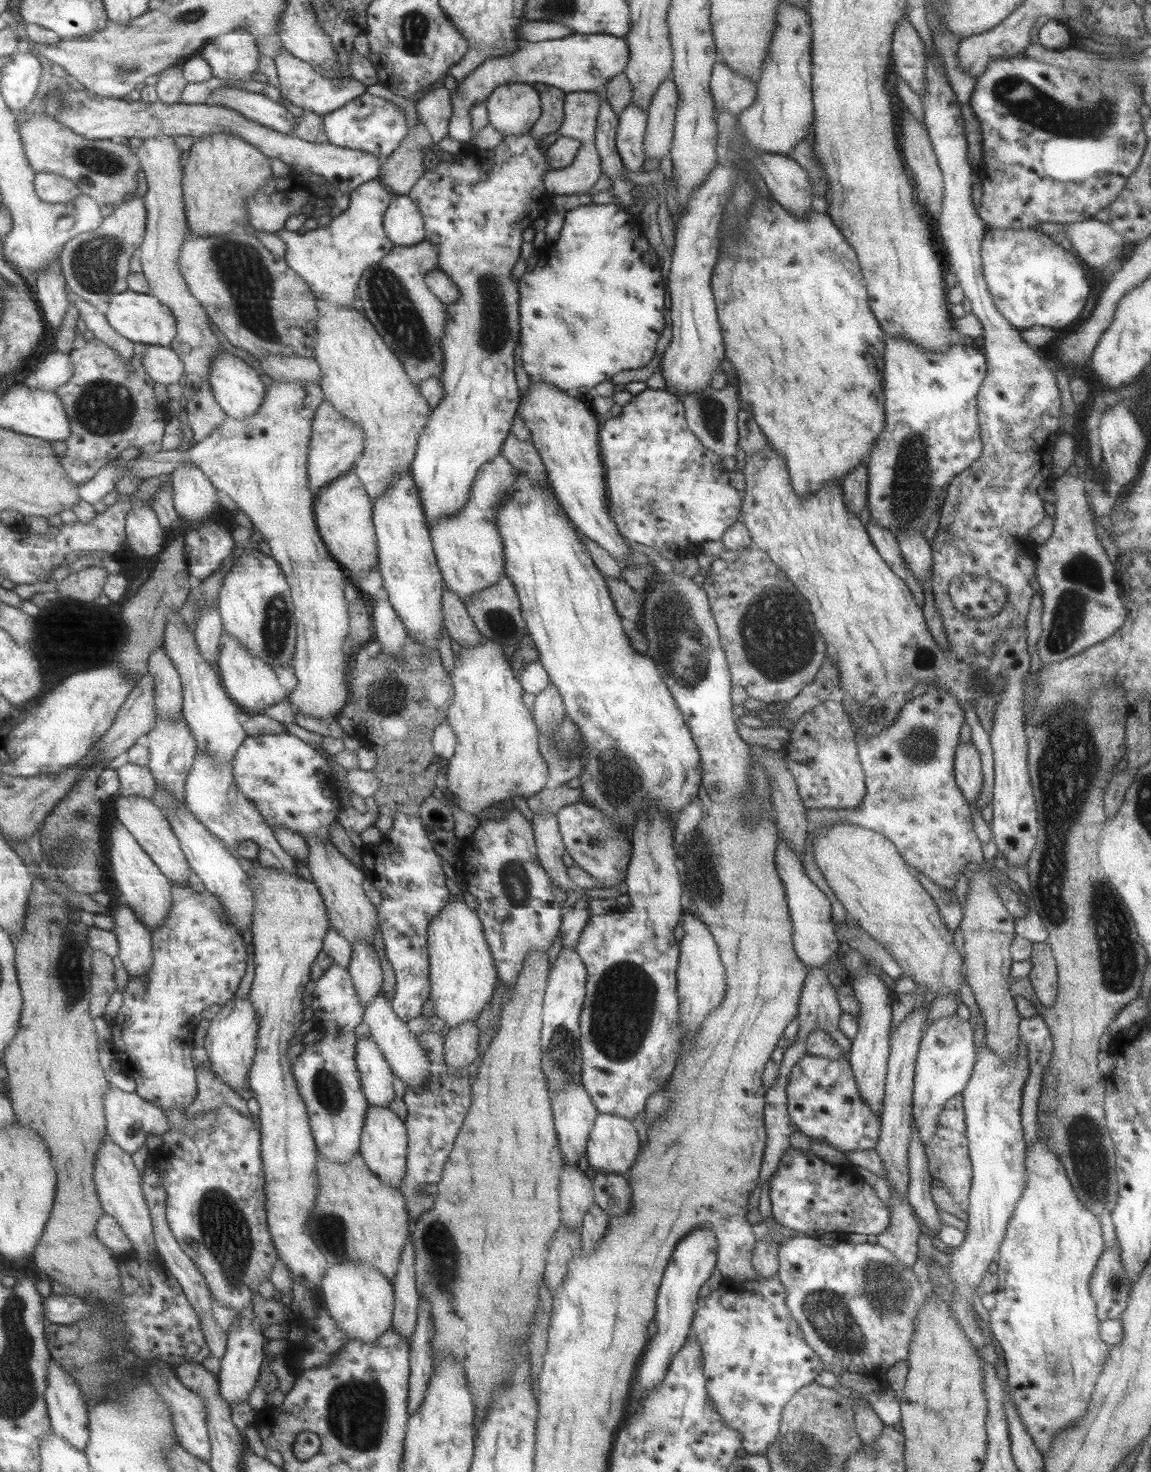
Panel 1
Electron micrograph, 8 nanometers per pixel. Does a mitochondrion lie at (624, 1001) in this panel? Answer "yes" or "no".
yes

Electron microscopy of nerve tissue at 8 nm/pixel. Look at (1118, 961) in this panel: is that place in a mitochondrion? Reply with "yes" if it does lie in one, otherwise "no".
yes

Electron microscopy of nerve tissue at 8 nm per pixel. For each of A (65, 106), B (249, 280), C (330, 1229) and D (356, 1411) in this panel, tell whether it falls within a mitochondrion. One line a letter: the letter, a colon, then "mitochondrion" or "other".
A: mitochondrion
B: mitochondrion
C: mitochondrion
D: mitochondrion

